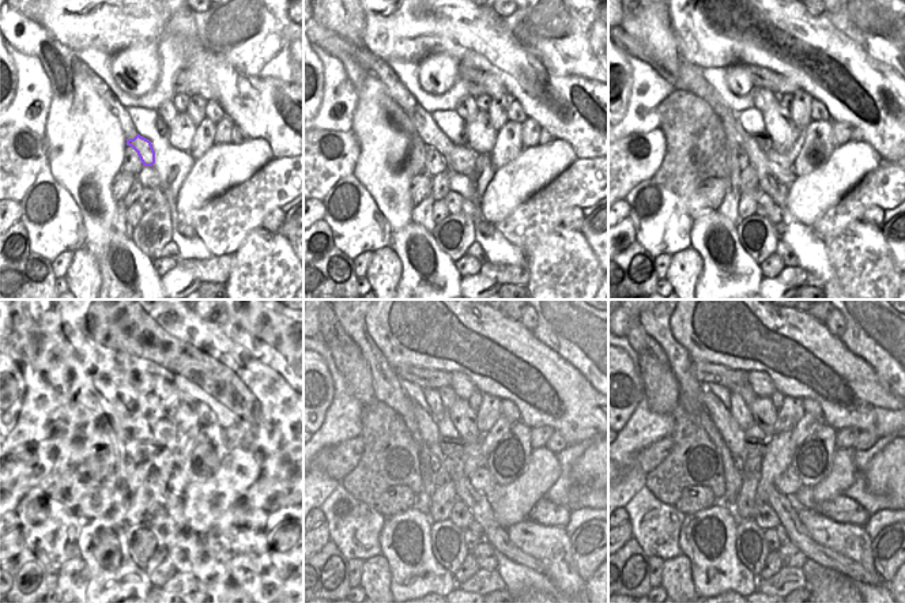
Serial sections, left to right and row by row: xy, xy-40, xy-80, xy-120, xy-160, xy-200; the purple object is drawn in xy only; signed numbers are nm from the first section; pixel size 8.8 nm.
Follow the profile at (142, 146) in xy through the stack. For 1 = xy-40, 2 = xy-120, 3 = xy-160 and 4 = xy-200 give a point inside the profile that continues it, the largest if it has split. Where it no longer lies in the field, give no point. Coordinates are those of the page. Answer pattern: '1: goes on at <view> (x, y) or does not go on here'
1: goes on at xy-40 (459, 158)
2: goes on at xy-120 (173, 475)
3: goes on at xy-160 (481, 479)
4: goes on at xy-200 (788, 483)

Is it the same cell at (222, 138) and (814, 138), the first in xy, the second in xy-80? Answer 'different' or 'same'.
different

